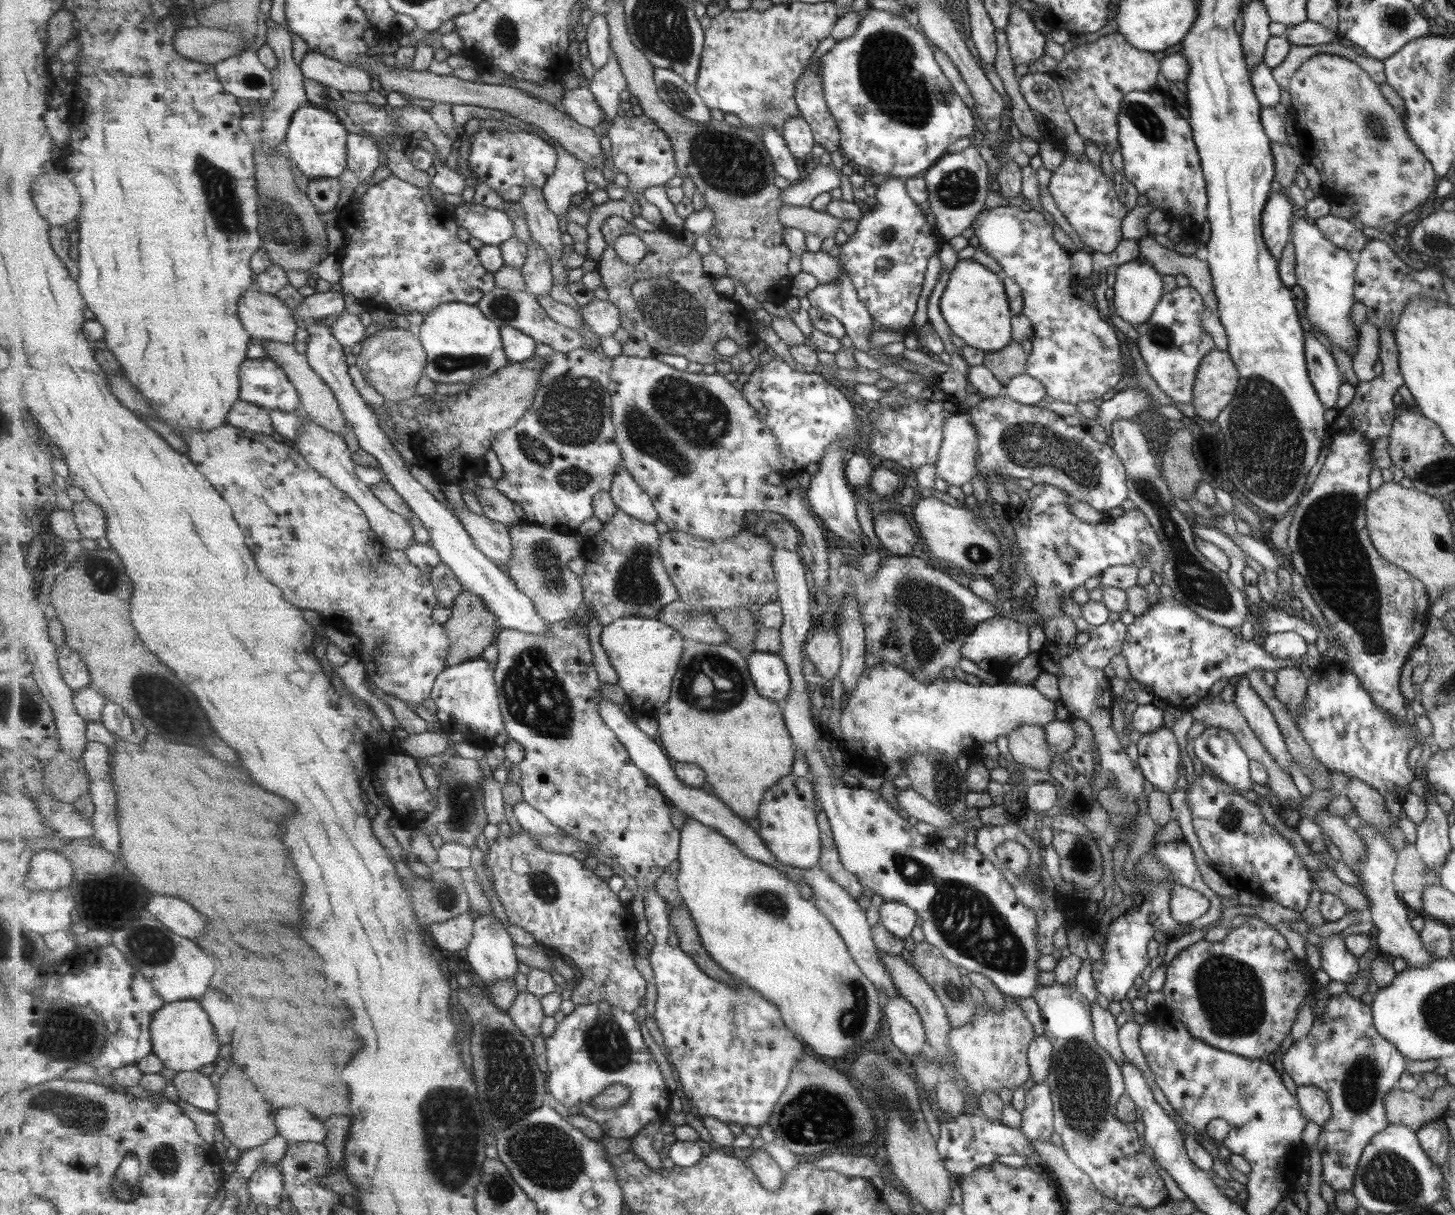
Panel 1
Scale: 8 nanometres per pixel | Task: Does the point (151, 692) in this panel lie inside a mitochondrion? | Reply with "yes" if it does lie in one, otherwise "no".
yes

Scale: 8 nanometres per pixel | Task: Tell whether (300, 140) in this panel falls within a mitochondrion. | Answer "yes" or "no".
no

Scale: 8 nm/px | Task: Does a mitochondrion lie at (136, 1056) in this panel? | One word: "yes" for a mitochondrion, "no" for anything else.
no

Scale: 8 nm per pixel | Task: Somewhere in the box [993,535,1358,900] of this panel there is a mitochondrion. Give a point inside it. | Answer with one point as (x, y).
(1080, 856)

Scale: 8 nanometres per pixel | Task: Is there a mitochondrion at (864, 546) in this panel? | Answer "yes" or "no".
no

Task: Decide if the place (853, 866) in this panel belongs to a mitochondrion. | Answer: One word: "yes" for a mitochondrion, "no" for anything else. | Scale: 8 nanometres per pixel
no

